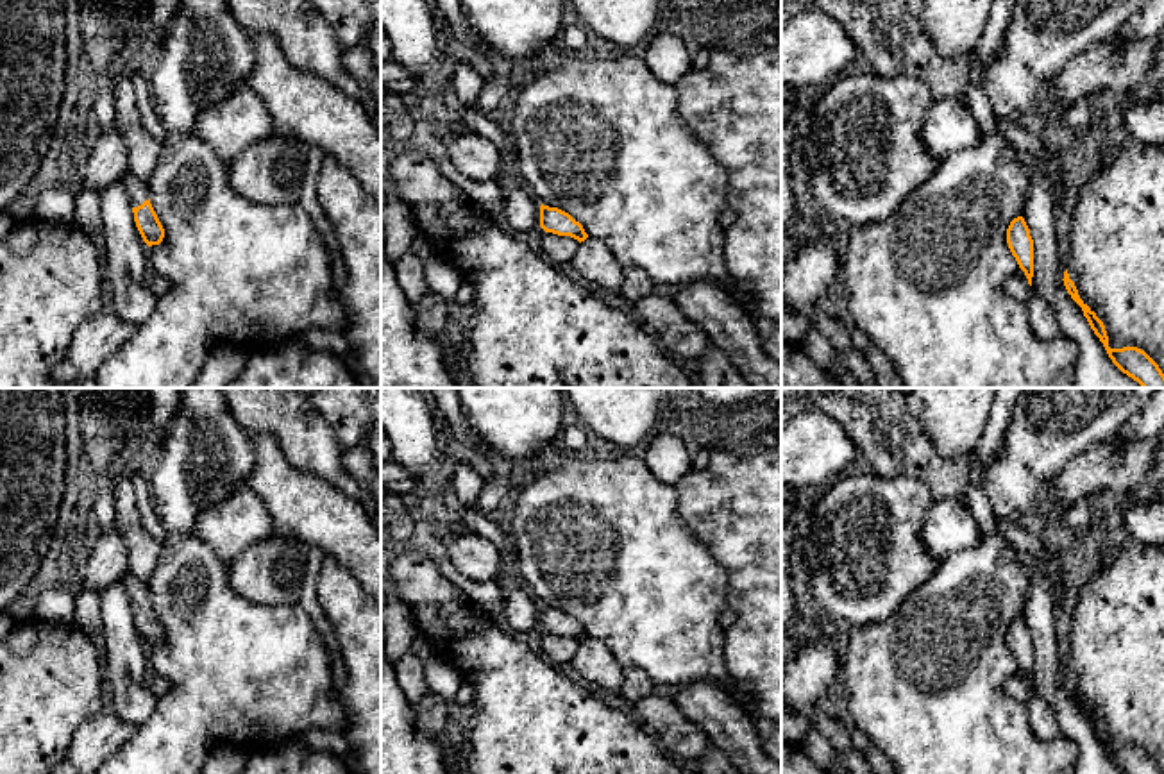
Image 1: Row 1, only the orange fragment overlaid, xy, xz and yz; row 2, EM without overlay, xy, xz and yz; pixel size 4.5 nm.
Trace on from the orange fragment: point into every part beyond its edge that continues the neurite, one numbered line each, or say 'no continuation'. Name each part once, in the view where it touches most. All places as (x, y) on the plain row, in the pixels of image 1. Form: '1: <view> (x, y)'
1: xy (138, 592)

